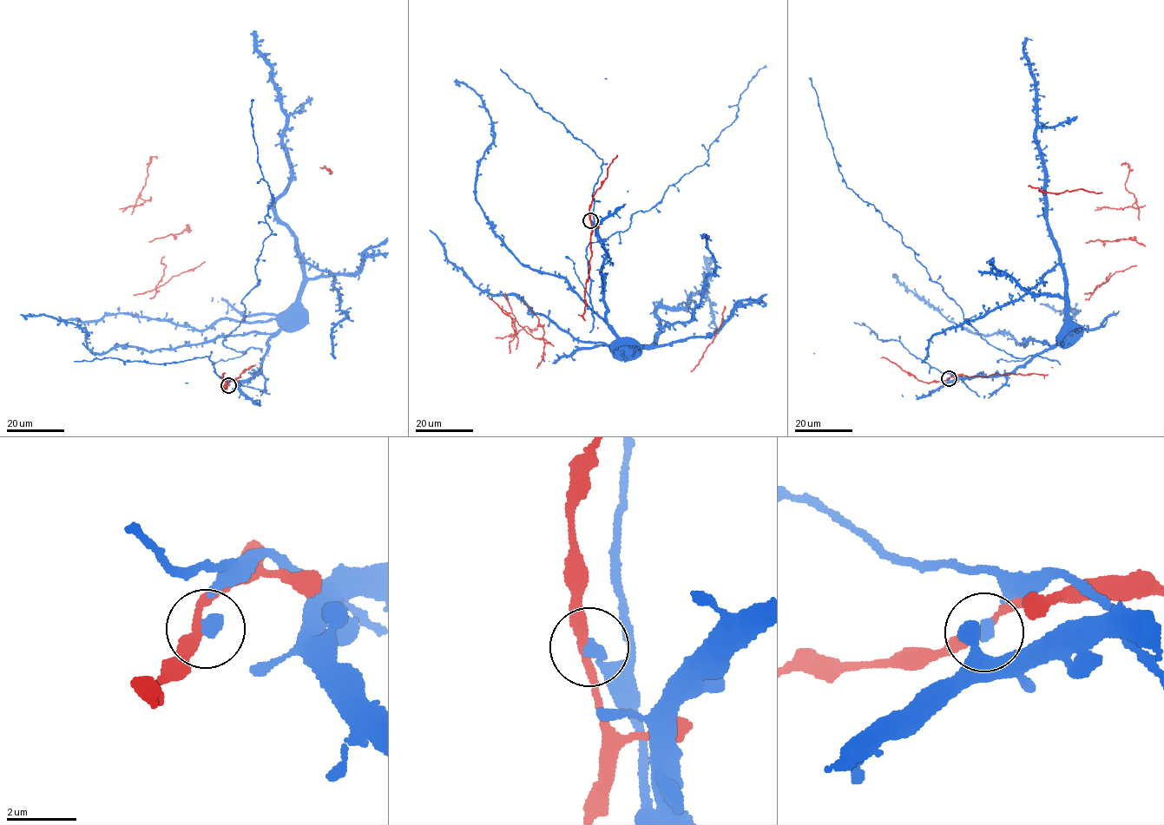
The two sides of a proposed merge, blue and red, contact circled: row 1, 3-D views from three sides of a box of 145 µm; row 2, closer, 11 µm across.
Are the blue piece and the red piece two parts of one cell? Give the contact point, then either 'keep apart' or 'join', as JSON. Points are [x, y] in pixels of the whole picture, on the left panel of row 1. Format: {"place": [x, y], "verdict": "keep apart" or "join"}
{"place": [228, 385], "verdict": "keep apart"}

